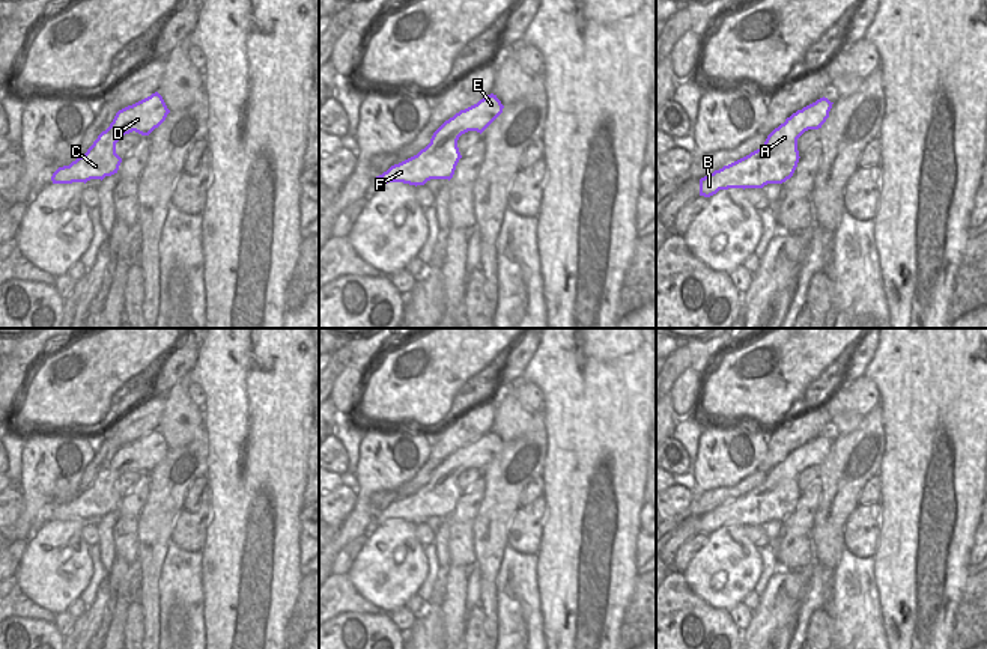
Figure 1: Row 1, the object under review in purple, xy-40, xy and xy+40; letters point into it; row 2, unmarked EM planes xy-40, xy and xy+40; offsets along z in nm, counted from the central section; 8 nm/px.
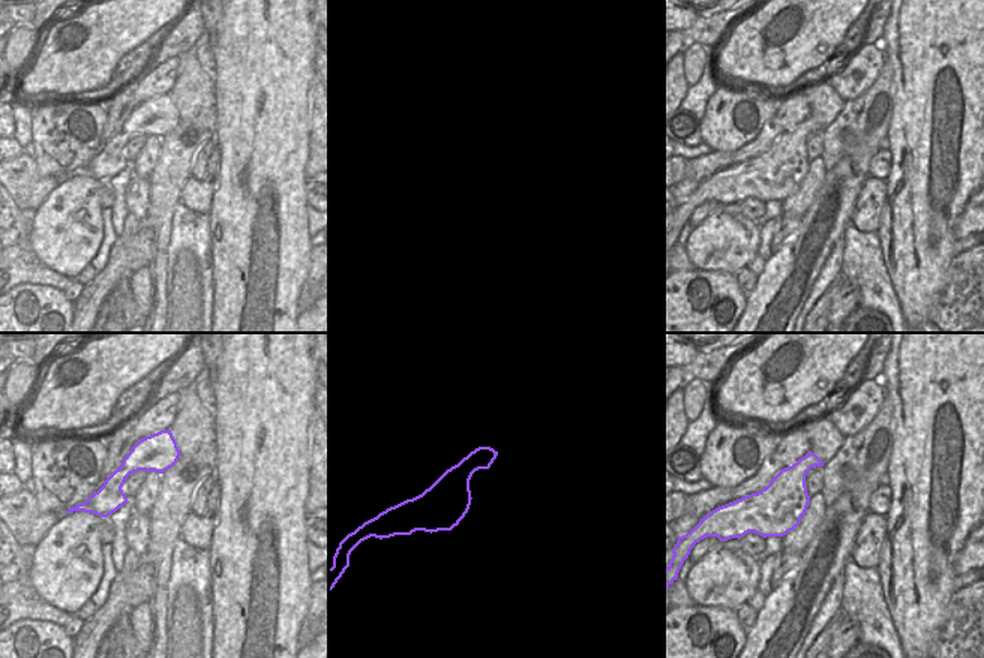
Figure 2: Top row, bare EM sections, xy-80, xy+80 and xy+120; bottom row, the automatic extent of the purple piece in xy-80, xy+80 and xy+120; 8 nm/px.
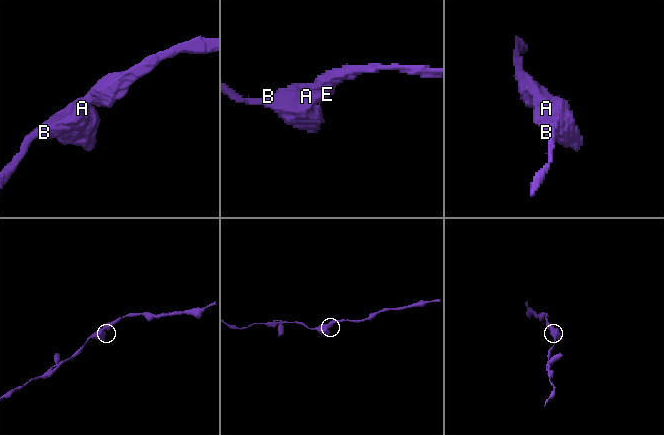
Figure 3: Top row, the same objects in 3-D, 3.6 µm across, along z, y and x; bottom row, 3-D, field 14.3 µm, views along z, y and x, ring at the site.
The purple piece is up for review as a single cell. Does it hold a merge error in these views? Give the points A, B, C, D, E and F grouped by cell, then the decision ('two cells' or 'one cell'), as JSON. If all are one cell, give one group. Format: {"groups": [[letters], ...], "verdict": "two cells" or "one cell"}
{"groups": [["A", "B", "C", "D", "E", "F"]], "verdict": "one cell"}

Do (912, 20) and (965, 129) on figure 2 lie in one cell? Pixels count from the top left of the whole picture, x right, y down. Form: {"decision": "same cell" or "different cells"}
{"decision": "same cell"}

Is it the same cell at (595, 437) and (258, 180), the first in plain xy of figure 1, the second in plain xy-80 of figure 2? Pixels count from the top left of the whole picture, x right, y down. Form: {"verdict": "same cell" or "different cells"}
{"verdict": "same cell"}

